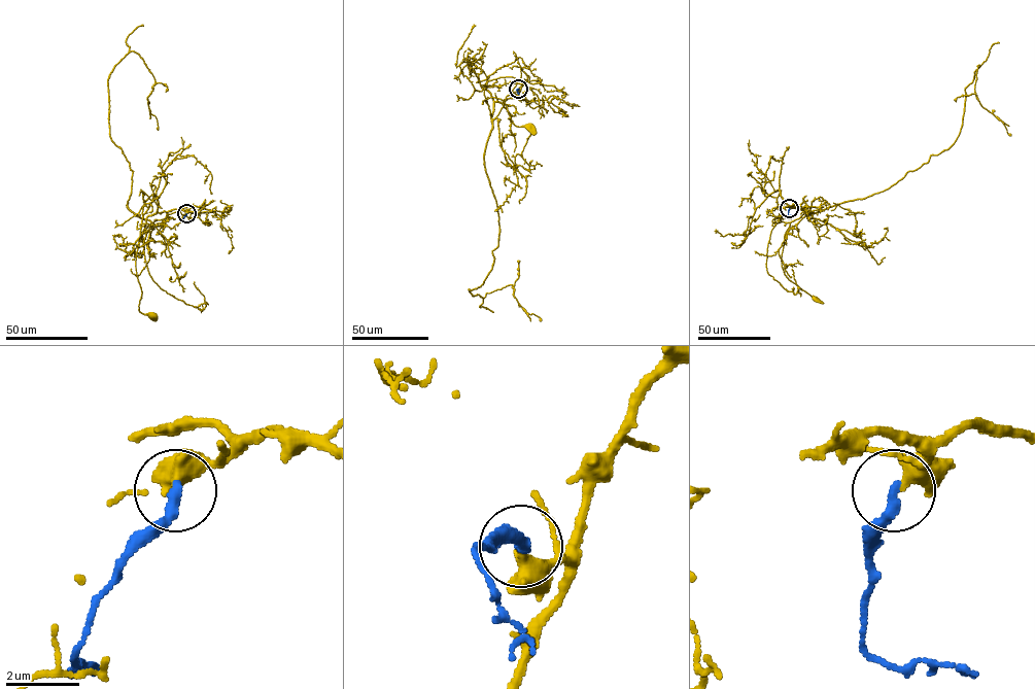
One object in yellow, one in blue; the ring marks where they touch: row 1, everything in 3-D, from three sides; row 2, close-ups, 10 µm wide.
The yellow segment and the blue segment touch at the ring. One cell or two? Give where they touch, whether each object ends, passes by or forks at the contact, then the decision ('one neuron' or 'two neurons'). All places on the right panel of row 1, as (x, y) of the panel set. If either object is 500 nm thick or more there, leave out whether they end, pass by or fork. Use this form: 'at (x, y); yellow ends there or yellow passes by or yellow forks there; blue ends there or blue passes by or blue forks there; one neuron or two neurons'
at (789, 208); yellow ends there; blue ends there; two neurons

